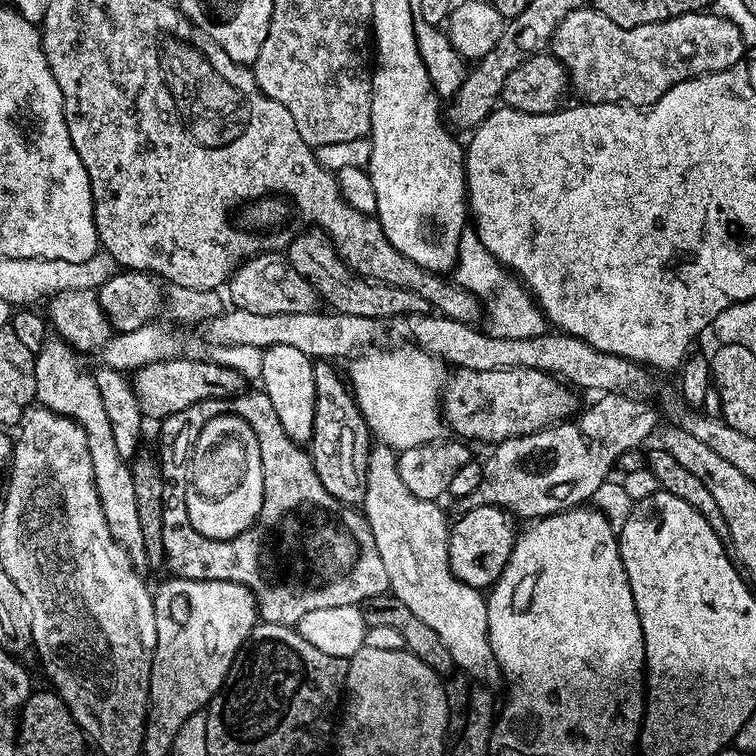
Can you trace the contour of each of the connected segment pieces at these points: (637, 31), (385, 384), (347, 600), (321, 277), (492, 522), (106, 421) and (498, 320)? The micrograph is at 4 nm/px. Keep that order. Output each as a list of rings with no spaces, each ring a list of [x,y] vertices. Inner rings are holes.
[[[585,6],[574,10],[570,14],[566,14],[566,18],[557,26],[555,34],[552,36],[550,45],[551,55],[557,56],[562,62],[562,66],[568,71],[570,77],[570,88],[573,93],[580,95],[579,99],[586,104],[635,104],[637,106],[647,106],[658,98],[662,98],[662,94],[666,94],[666,90],[670,90],[674,86],[678,86],[682,82],[686,82],[695,76],[705,76],[707,72],[721,72],[730,66],[734,66],[739,60],[744,59],[746,55],[746,45],[742,34],[738,30],[738,26],[734,26],[734,22],[730,22],[726,18],[717,16],[715,11],[705,10],[702,12],[691,12],[690,14],[682,14],[678,18],[670,18],[661,24],[647,24],[646,26],[634,26],[633,28],[623,28],[622,26],[614,26],[614,22],[610,22],[610,18],[606,18],[602,14],[598,14],[595,8]]]
[[[392,346],[389,352],[376,351],[380,350],[368,350],[357,355],[351,361],[352,369],[346,372],[350,390],[369,431],[393,450],[433,444],[441,439],[446,432],[442,397],[450,375],[445,362],[415,346]]]
[[[249,390],[241,391],[239,396],[233,396],[230,400],[232,404],[231,411],[237,416],[241,416],[249,426],[254,430],[256,435],[256,442],[260,445],[260,453],[262,454],[262,478],[264,479],[264,501],[262,502],[262,510],[260,517],[255,524],[238,536],[232,537],[230,540],[215,540],[209,536],[203,536],[198,530],[194,530],[194,526],[188,517],[186,510],[186,486],[188,485],[188,470],[185,467],[186,461],[190,456],[190,449],[195,441],[196,435],[206,427],[220,411],[226,407],[225,401],[222,400],[203,400],[194,406],[190,406],[186,410],[182,410],[173,416],[165,416],[162,424],[163,427],[168,427],[168,432],[172,435],[172,440],[168,440],[160,448],[158,453],[158,460],[163,465],[164,474],[164,509],[162,510],[162,550],[164,551],[164,563],[167,571],[173,577],[182,580],[222,580],[224,582],[234,582],[235,584],[245,584],[250,591],[256,594],[256,607],[258,609],[258,616],[263,623],[266,624],[287,624],[294,626],[302,618],[302,614],[310,614],[310,610],[326,610],[326,606],[350,606],[355,604],[357,606],[363,605],[365,600],[374,598],[375,596],[385,595],[389,591],[388,579],[386,578],[386,566],[382,566],[382,558],[378,555],[378,546],[374,546],[374,534],[370,530],[368,521],[364,519],[363,511],[357,510],[353,505],[343,504],[338,498],[334,498],[334,494],[330,494],[326,490],[326,486],[322,486],[322,482],[318,482],[318,474],[312,465],[312,457],[307,447],[295,444],[290,438],[290,434],[286,434],[286,430],[282,430],[282,422],[278,422],[278,414],[274,414],[274,406],[270,402],[270,398],[263,390],[256,390],[256,392],[248,392]]]
[[[304,230],[289,242],[286,255],[292,270],[302,274],[304,280],[309,280],[317,297],[324,300],[329,309],[342,316],[361,316],[371,320],[383,321],[387,318],[404,318],[425,307],[424,300],[416,292],[387,284],[382,280],[370,280],[360,276],[345,264],[344,259],[336,252],[336,246],[328,238],[326,232],[319,230]]]
[[[476,504],[461,518],[451,525],[448,533],[448,553],[450,570],[466,586],[477,590],[491,589],[502,574],[512,545],[516,542],[518,528],[515,528],[513,517],[502,508],[489,504]]]
[[[49,338],[42,350],[35,353],[35,358],[34,378],[39,407],[49,408],[84,428],[86,442],[90,446],[90,462],[94,466],[94,482],[110,532],[128,550],[133,565],[147,565],[146,550],[142,546],[142,529],[138,522],[138,502],[134,502],[132,469],[129,461],[118,454],[114,433],[110,431],[110,417],[106,414],[106,406],[102,406],[102,394],[98,394],[95,375],[84,369],[80,361],[83,360],[81,353],[59,338]]]
[[[465,230],[460,236],[460,249],[456,255],[454,280],[480,301],[483,311],[486,313],[486,320],[488,316],[489,326],[487,325],[487,327],[490,329],[491,335],[502,338],[530,338],[531,336],[541,336],[546,330],[546,317],[540,311],[539,304],[532,299],[523,283],[505,265],[496,260],[494,254],[490,254],[490,250],[486,250],[486,246],[477,238],[475,231]]]

